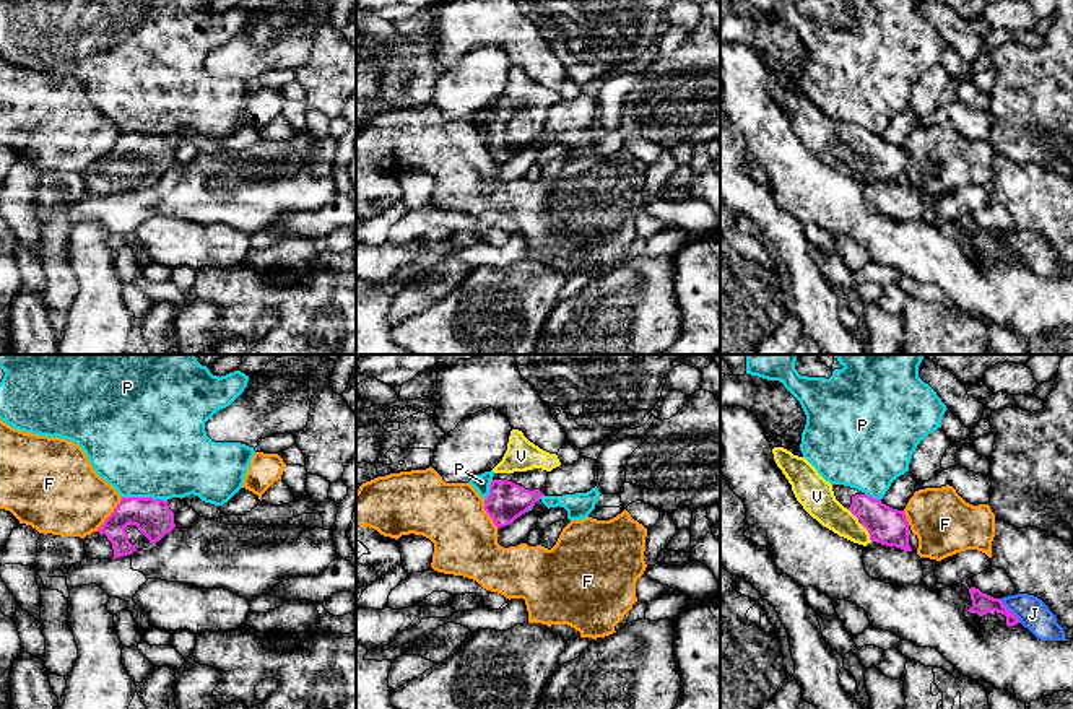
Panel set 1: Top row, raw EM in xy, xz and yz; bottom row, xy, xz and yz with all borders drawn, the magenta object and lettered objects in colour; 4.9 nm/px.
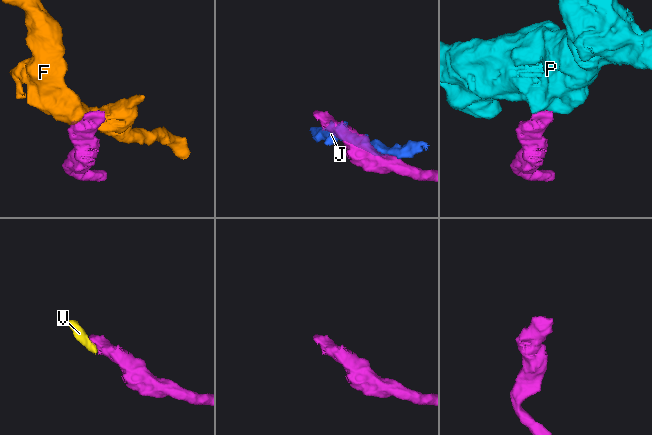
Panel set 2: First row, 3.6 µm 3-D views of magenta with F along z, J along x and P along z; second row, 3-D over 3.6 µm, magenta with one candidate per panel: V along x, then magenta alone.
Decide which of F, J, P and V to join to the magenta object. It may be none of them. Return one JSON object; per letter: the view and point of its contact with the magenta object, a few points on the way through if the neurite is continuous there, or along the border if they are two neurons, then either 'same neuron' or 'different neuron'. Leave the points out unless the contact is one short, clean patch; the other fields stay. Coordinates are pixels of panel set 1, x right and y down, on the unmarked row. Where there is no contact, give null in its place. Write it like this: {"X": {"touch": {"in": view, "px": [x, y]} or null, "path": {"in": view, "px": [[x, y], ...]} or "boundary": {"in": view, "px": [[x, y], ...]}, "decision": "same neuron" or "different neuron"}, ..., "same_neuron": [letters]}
{"F": {"touch": {"in": "xy", "px": [111, 150]}, "decision": "different neuron"}, "J": {"touch": {"in": "yz", "px": [1008, 246]}, "decision": "different neuron"}, "P": {"touch": {"in": "xy", "px": [145, 134]}, "boundary": {"in": "xy", "px": [[122, 132], [152, 132], [166, 137]]}, "decision": "different neuron"}, "V": {"touch": {"in": "yz", "px": [868, 168]}, "path": {"in": "yz", "px": [[886, 161], [875, 161], [868, 168], [852, 166], [825, 143]]}, "decision": "same neuron"}, "same_neuron": ["V"]}

